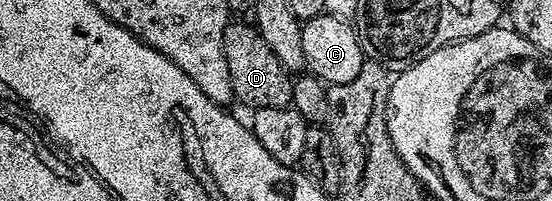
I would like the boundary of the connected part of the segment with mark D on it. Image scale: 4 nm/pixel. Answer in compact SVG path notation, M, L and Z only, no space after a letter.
M231 22L223 32L223 49L225 50L225 66L229 66L229 82L233 82L233 94L238 103L248 104L248 109L256 108L289 108L293 98L292 77L277 62L277 54L269 50L265 38L250 23Z

